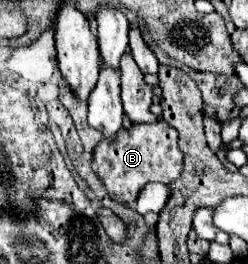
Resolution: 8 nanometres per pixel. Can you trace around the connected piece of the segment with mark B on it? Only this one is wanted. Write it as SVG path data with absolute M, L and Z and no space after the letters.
M157 120L153 124L133 124L129 130L121 130L121 136L117 136L117 144L105 144L101 140L93 150L93 160L97 164L97 176L107 188L109 198L119 204L131 204L145 184L169 184L181 174L177 130L165 124L165 120Z

